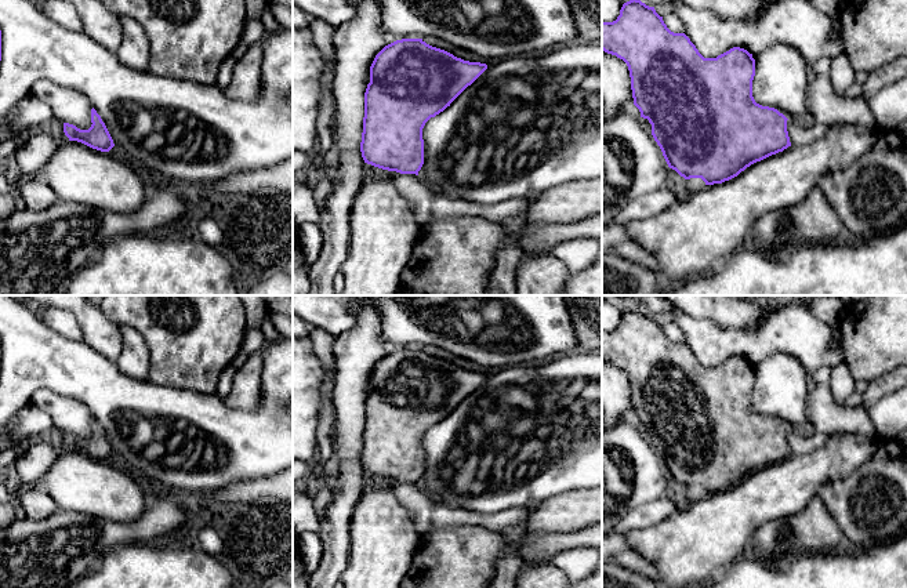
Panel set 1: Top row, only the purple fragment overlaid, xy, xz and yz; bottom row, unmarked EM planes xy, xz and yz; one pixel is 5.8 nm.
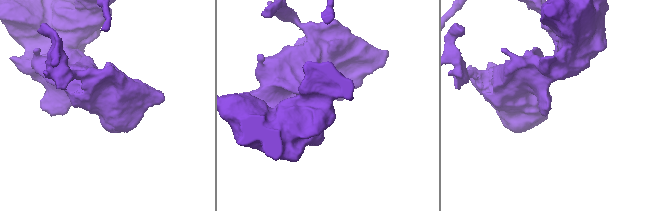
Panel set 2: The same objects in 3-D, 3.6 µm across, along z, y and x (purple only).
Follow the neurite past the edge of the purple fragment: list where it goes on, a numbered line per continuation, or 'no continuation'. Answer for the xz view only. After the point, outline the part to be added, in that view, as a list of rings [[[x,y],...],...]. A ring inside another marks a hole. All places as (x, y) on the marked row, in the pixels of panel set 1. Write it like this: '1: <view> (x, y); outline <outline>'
no continuation

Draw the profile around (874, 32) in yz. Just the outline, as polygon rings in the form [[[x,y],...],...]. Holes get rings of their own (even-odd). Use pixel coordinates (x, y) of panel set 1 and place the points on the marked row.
[[[843,0],[838,18],[845,55],[856,73],[872,73],[885,63],[907,57],[907,0]]]

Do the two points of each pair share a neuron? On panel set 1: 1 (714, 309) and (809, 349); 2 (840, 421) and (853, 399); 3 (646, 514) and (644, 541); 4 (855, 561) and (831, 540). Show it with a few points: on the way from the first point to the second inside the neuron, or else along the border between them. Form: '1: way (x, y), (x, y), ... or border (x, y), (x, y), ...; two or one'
1: border (769, 309), (751, 326), (718, 326); two
2: border (860, 405), (842, 406); two
3: border (675, 514), (652, 525), (631, 529), (624, 536); two
4: border (844, 547), (835, 551), (809, 554); two

